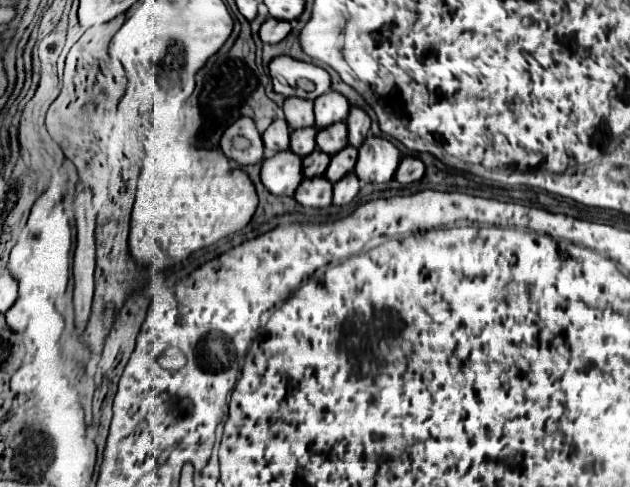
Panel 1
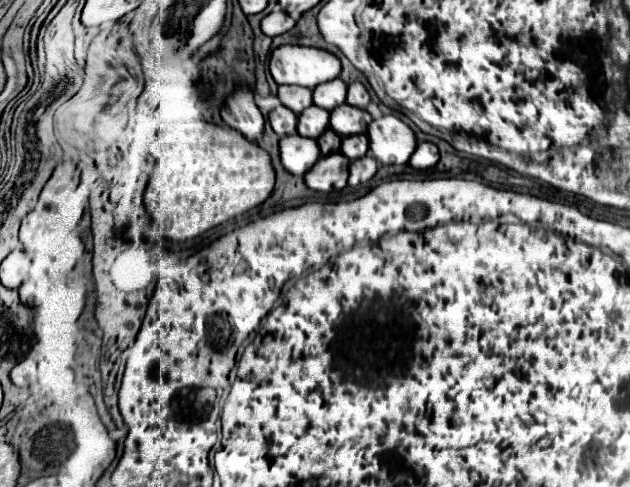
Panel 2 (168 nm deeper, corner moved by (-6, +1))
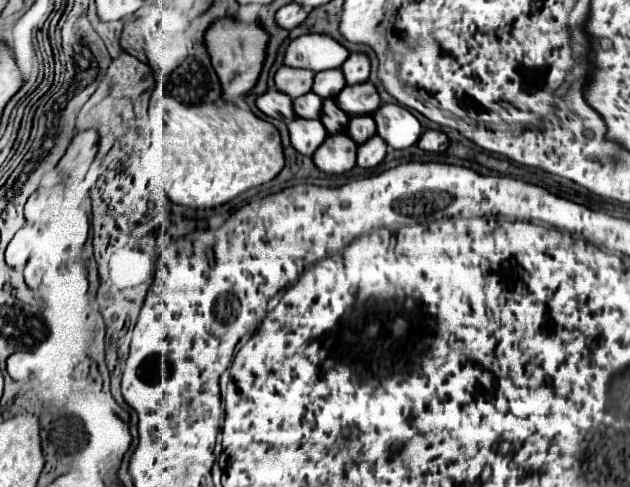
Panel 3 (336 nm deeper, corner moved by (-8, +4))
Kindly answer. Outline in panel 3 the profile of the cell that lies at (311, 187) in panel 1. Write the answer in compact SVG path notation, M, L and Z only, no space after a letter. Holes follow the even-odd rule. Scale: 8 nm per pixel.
M347 133L327 135L323 145L313 153L315 165L325 173L345 173L355 165L357 143Z

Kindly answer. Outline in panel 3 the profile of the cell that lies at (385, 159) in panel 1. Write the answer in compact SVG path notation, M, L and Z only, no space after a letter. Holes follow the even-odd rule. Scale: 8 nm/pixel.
M395 103L381 105L373 113L373 119L377 123L377 133L393 149L411 147L413 143L419 141L423 131L419 119L407 107L401 107Z

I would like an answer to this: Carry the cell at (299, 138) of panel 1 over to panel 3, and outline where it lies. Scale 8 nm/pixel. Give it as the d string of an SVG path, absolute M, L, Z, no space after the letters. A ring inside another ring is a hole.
M309 91L301 97L297 97L293 101L293 109L299 117L303 119L319 119L319 113L321 113L321 107L323 107L323 101L317 97L317 93Z

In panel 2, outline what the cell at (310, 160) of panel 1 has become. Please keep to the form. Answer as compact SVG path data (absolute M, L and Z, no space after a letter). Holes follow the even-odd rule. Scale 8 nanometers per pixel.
M325 132L317 138L317 144L319 144L319 150L321 150L321 156L329 156L329 154L335 154L339 148L341 148L341 138L335 134L335 132Z

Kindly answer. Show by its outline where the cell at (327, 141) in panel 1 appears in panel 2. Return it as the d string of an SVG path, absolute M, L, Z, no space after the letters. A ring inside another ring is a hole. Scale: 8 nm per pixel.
M341 104L341 108L333 110L329 120L329 128L341 138L365 134L369 124L371 124L371 114L361 108L353 108L349 104Z

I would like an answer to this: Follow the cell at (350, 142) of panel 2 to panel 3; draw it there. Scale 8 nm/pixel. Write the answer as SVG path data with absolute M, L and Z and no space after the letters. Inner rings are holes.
M353 115L347 123L347 133L357 141L357 143L363 143L367 141L369 137L375 135L375 121L371 115Z

